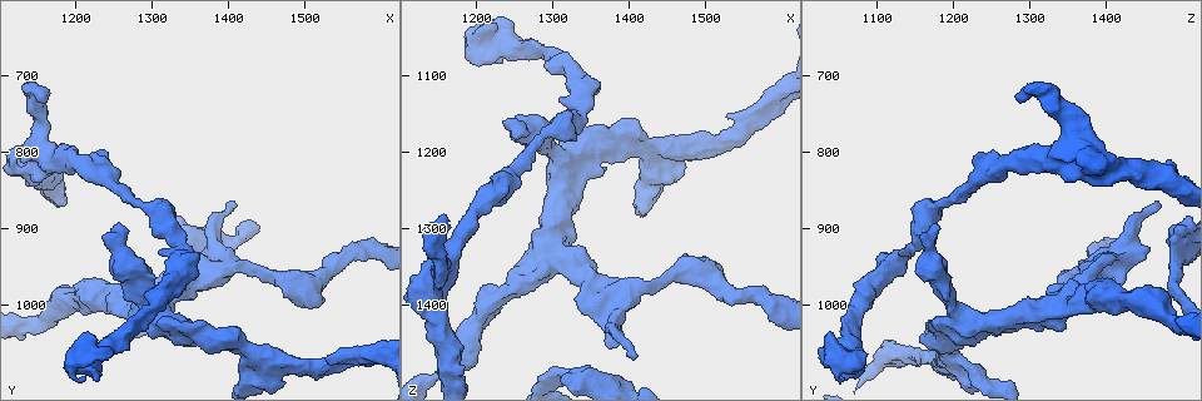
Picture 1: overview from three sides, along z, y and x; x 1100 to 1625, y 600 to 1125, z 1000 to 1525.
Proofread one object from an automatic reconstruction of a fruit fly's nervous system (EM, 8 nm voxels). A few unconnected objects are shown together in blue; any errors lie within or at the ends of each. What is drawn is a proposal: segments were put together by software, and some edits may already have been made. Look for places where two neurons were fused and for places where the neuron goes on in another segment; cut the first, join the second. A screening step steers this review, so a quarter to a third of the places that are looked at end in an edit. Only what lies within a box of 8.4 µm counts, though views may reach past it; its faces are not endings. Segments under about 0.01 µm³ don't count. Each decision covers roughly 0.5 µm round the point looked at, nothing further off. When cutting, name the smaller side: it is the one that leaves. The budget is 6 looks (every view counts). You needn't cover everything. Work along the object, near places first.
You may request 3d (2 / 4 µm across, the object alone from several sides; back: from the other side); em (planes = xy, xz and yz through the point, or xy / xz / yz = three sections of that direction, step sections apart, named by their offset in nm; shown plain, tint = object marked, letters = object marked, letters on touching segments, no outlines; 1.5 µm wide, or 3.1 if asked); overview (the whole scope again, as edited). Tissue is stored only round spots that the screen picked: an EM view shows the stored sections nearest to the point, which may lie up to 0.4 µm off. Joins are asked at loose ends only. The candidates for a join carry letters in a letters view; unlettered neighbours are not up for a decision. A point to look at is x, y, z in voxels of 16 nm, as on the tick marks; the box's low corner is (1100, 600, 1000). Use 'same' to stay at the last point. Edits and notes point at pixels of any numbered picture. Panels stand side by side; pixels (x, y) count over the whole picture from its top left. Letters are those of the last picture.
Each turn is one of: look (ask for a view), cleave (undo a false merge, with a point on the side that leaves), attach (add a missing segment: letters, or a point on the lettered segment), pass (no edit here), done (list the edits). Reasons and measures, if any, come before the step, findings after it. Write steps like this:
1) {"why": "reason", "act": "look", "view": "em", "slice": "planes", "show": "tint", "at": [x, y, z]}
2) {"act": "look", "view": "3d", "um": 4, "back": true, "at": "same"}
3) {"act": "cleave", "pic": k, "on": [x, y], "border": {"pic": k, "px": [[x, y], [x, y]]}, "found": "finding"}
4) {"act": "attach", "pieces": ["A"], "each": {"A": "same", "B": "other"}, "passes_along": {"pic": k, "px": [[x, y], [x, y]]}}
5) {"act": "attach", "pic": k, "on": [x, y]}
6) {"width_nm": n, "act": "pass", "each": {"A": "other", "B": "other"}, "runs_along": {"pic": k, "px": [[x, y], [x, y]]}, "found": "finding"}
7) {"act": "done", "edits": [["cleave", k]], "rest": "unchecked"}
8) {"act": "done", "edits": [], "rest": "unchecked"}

{"act": "look", "view": "em", "slice": "xy", "step": 4, "show": "letters", "at": [1415, 1085, 1215]}

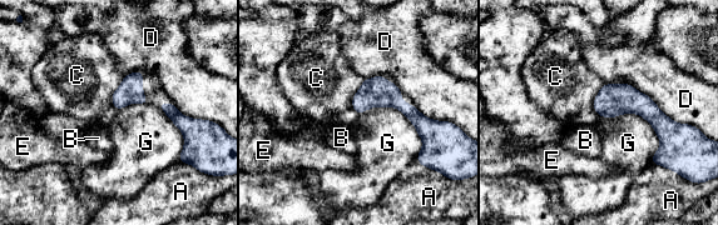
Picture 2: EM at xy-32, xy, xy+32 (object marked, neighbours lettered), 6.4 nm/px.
{"longest_contact_nm": ["D", 600], "act": "pass", "each": {"A": "other", "B": "other", "C": "other", "D": "other", "E": "other", "G": "other"}, "border": {"pic": 2, "px": [[600, 116], [640, 115], [652, 163]]}, "found": "none of them fits"}

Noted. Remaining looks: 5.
{"why": "arms part here", "act": "look", "view": "3d", "um": 4, "back": true, "at": [1340, 935, 1130]}

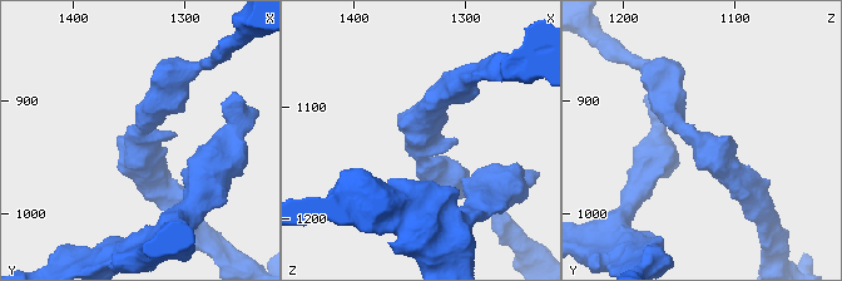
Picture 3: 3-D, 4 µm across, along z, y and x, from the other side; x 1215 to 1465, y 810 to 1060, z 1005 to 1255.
{"why": "need the tissue", "act": "look", "view": "em", "slice": "yz", "step": 8, "show": "letters", "at": [1340, 934, 1128]}

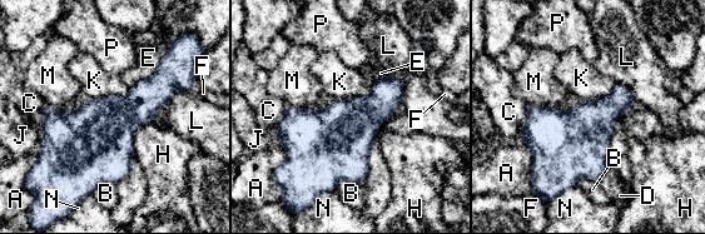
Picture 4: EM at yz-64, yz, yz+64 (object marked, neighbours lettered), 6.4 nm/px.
{"width_nm": 300, "act": "pass", "each": {"A": "other", "B": "other", "C": "other", "D": "other", "E": "other", "F": "other", "H": "other", "J": "other", "K": "other", "L": "other", "M": "other", "N": "other", "P": "other"}, "border": {"pic": 4, "px": [[372, 85], [366, 96], [334, 100]]}, "found": "continuous, no second neuron"}

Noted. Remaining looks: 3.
{"why": "an open end", "act": "look", "view": "3d", "um": 4, "back": true, "at": [1405, 860, 1465]}

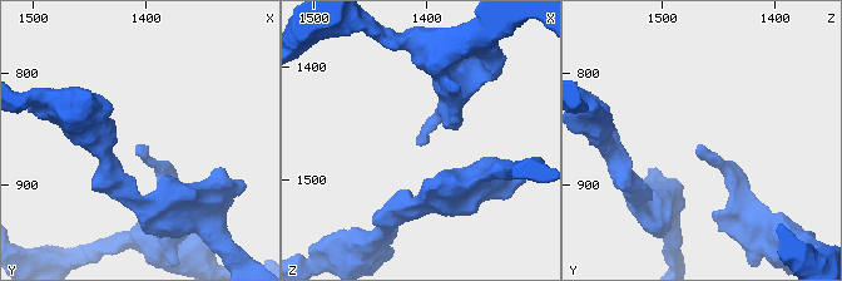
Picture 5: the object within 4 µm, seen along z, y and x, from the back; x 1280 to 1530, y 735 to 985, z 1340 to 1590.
{"act": "look", "view": "em", "slice": "xz", "step": 4, "show": "letters", "at": [1402, 864, 1464]}

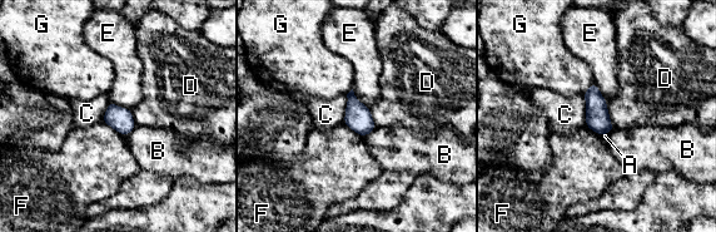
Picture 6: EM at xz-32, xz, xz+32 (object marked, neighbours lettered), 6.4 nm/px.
{"act": "pass", "each": {"A": "other", "B": "other", "C": "other", "D": "other", "E": "other", "F": "other", "G": "other"}, "border": {"pic": 6, "px": [[352, 89], [353, 94], [368, 107]]}, "found": "none of them fits"}

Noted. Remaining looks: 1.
{"act": "done", "edits": [], "rest": "unchecked"}

